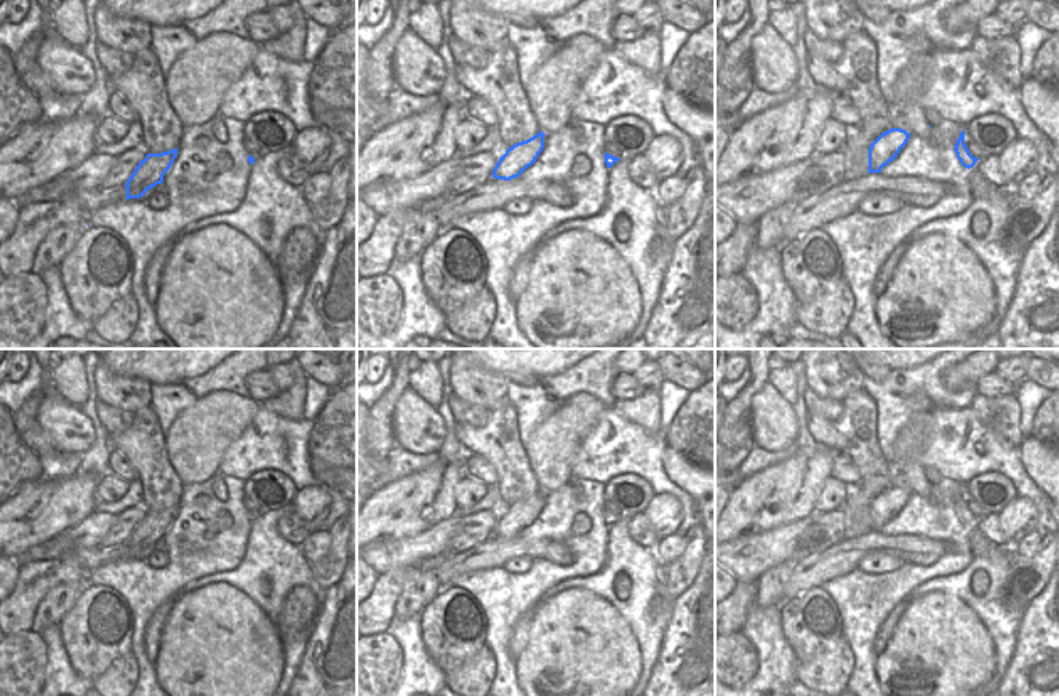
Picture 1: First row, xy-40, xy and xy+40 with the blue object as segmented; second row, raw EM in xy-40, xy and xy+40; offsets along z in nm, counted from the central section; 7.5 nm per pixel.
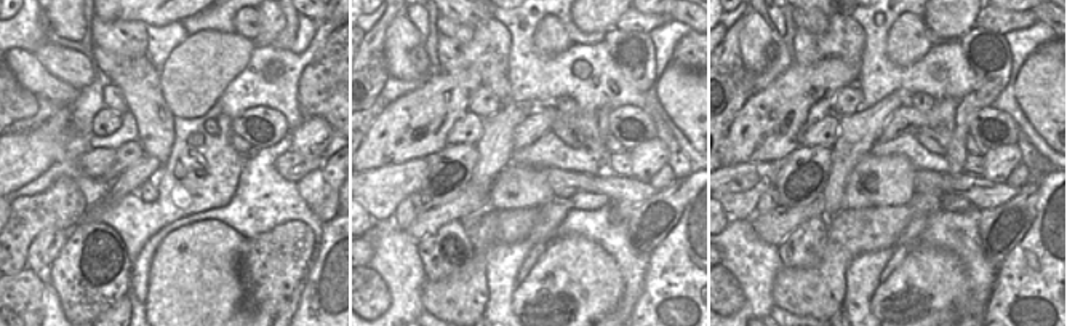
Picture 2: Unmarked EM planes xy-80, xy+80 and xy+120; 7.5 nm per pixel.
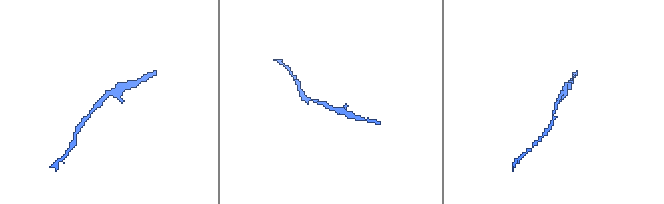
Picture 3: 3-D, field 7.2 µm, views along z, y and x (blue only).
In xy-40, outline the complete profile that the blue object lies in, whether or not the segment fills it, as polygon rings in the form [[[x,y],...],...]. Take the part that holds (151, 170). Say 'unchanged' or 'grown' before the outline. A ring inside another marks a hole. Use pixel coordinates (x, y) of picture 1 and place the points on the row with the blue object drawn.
unchanged | [[[178,149],[162,154],[147,154],[139,162],[130,179],[126,181],[126,200],[142,197],[149,189],[163,182],[165,173],[171,168]]]

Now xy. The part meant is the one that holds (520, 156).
unchanged | [[[544,133],[517,142],[506,150],[493,170],[493,178],[510,181],[531,166],[544,149]]]

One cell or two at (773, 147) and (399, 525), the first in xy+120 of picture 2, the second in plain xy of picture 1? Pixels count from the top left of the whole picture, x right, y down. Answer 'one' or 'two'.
one

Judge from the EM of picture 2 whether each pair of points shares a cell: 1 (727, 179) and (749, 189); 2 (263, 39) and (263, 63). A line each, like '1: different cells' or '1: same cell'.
1: same cell
2: different cells

